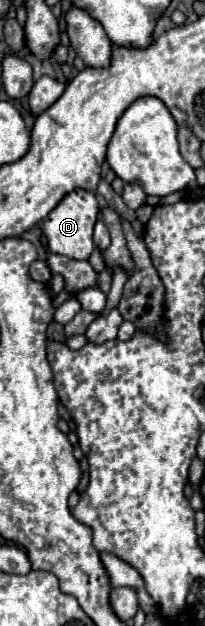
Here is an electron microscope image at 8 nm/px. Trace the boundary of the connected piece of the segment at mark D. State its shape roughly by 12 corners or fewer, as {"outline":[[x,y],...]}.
{"outline":[[69,192],[43,222],[49,250],[73,260],[93,252],[99,206]]}

